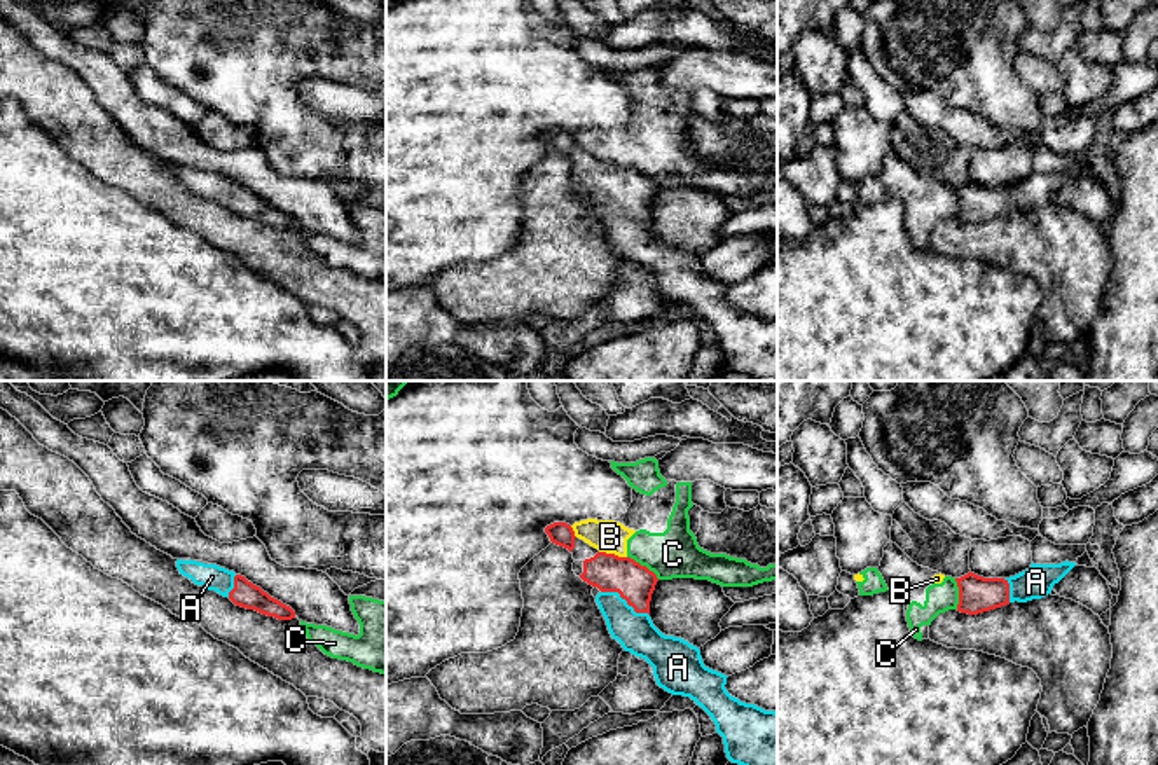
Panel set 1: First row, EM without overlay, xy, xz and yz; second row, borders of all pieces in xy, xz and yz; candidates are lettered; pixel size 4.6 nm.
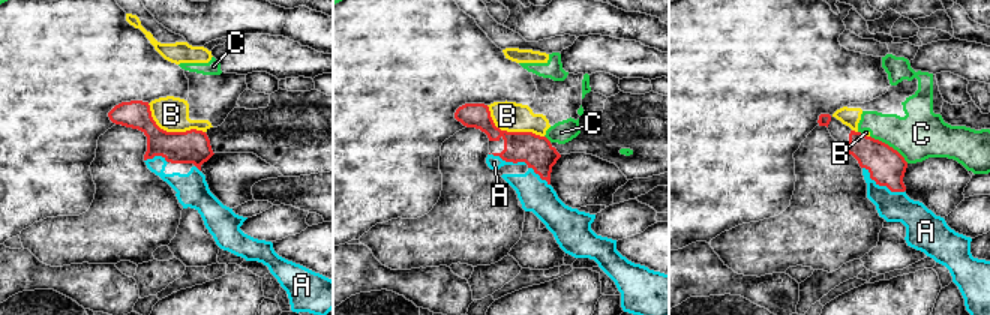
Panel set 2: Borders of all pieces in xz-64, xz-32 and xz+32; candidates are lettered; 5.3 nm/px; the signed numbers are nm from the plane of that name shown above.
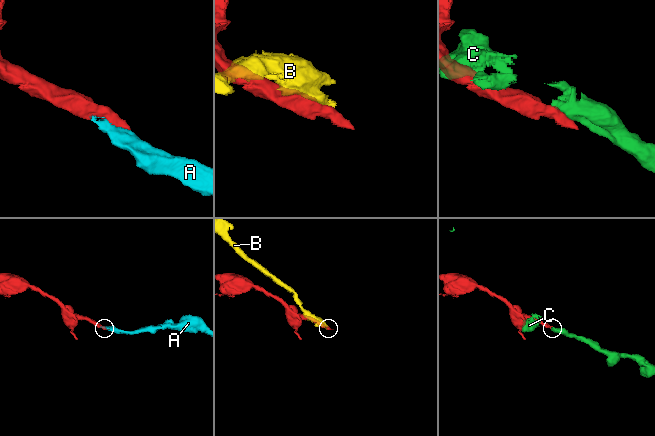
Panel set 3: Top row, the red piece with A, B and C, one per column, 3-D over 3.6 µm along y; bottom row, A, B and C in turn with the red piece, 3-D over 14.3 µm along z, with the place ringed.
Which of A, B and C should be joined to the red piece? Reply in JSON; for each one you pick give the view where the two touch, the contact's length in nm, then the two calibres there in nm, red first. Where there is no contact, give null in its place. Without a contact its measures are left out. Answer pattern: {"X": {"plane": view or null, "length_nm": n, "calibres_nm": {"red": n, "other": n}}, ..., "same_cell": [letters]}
{"A": {"plane": "xz", "length_nm": 260, "calibres_nm": {"red": 180, "other": 180}}, "same_cell": ["A"]}

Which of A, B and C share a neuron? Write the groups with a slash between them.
A / B C

